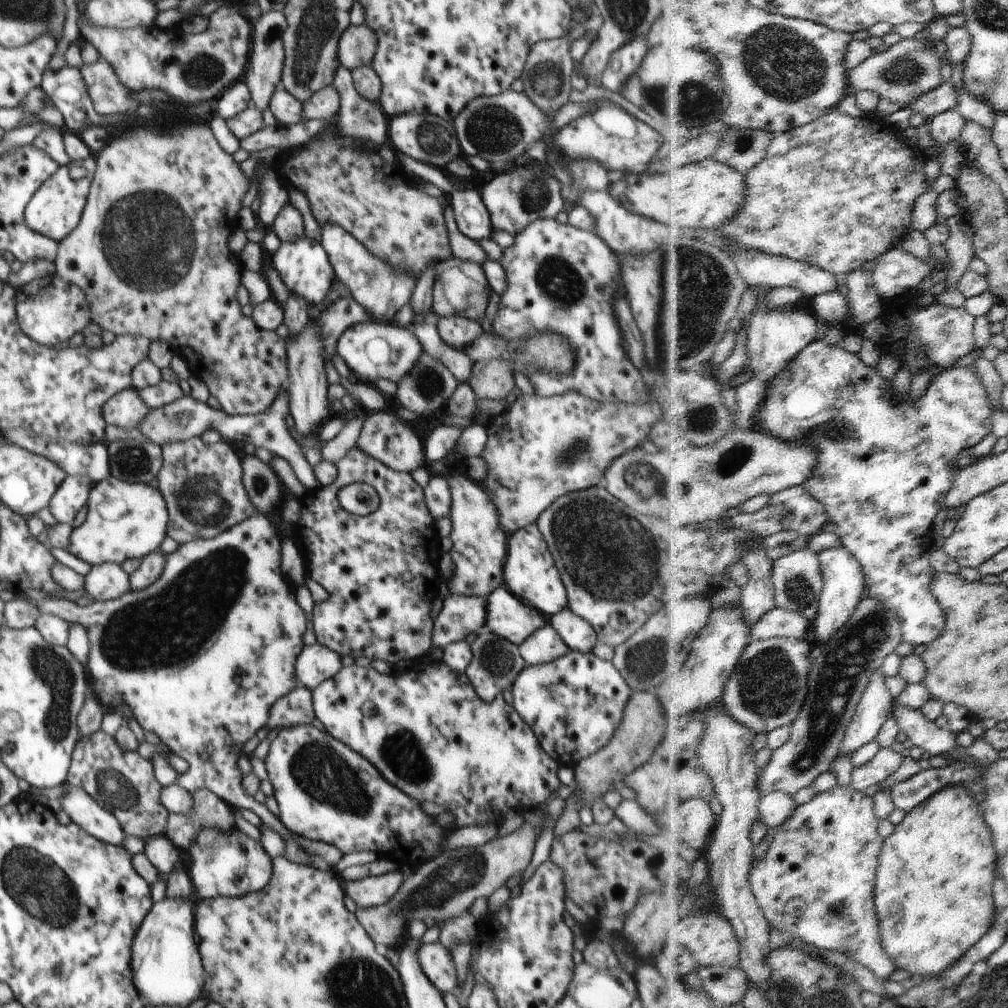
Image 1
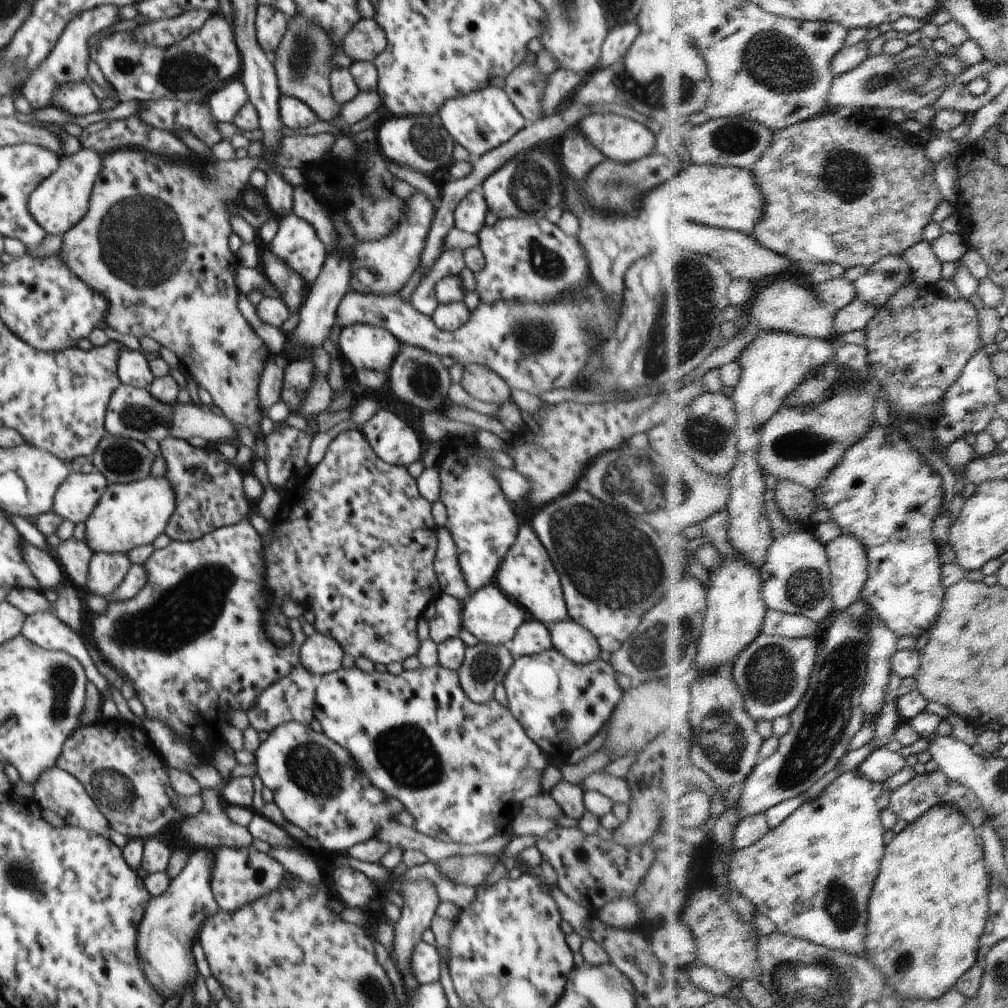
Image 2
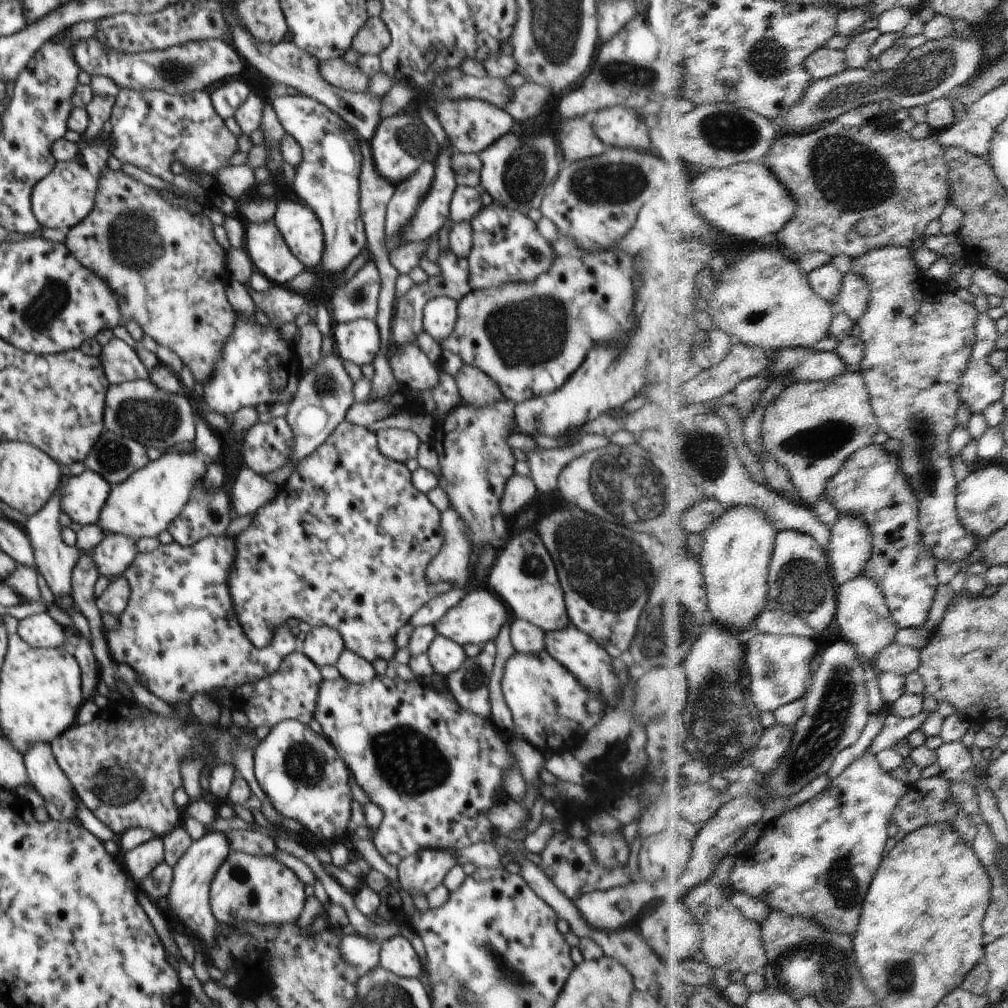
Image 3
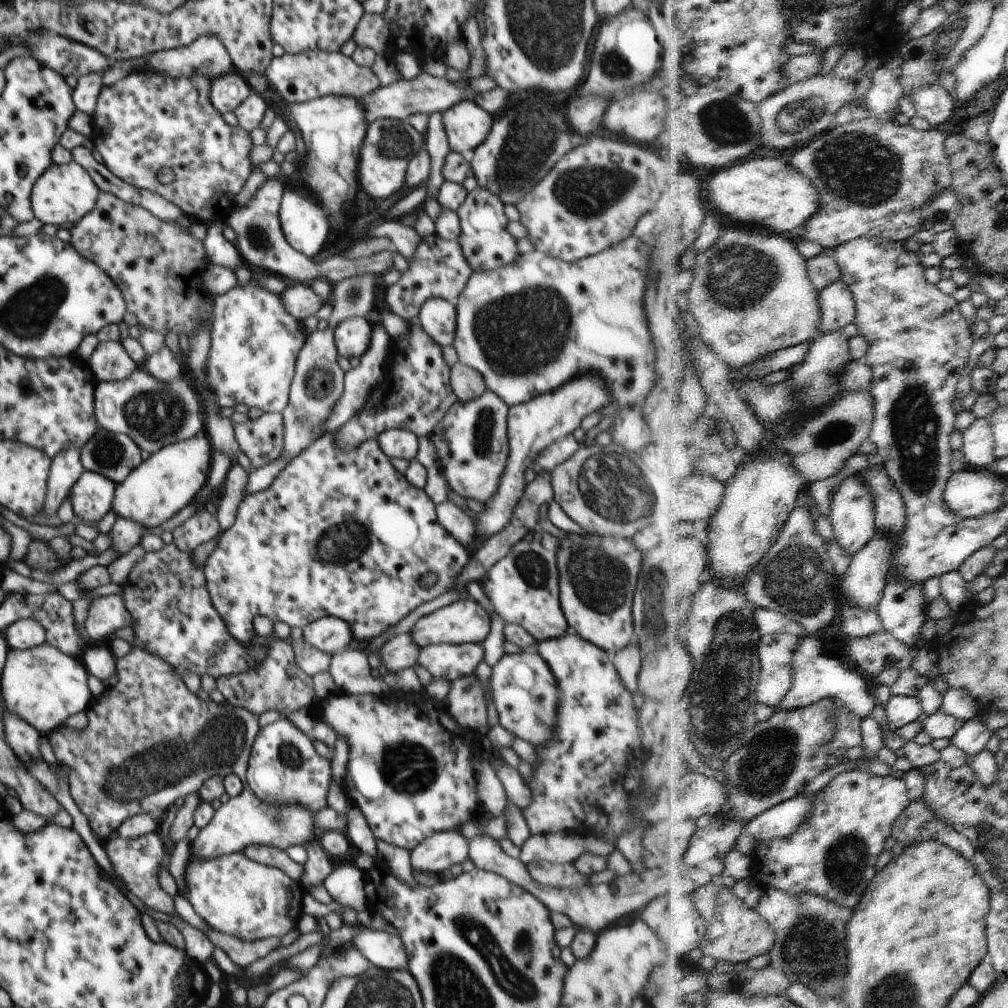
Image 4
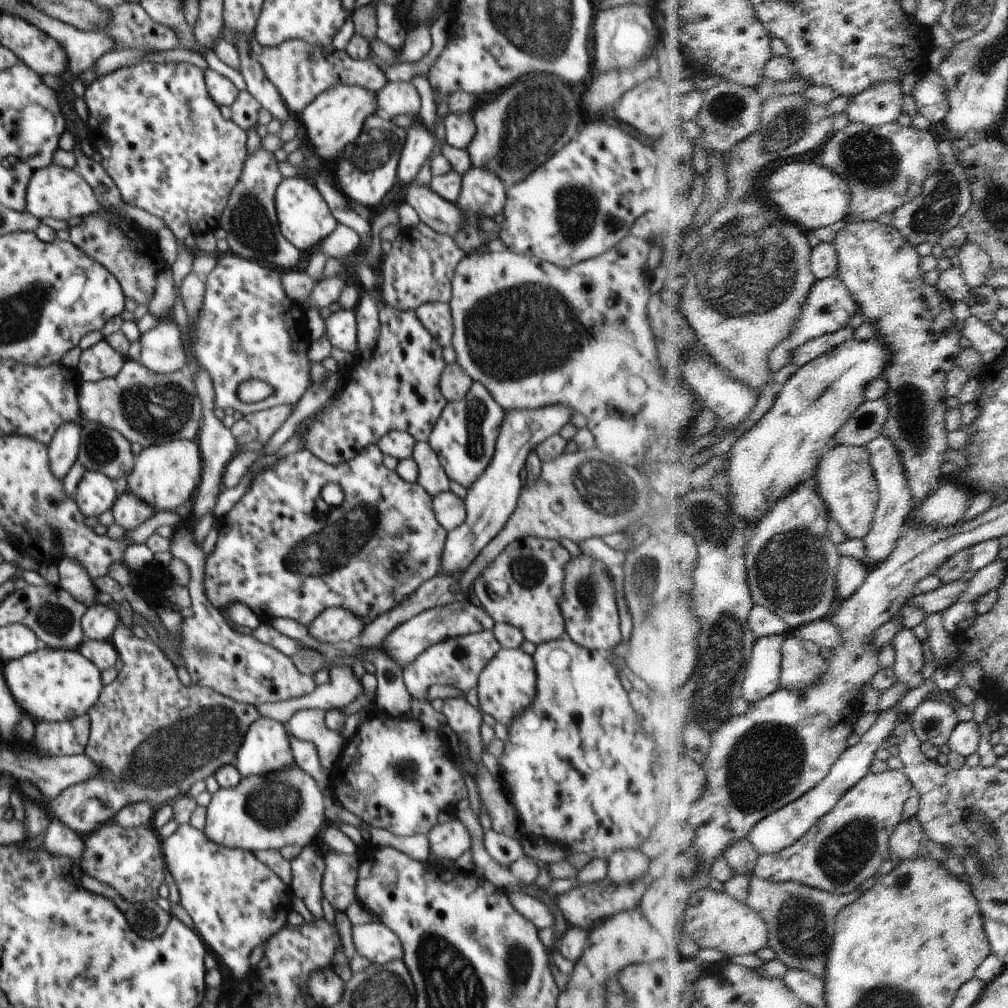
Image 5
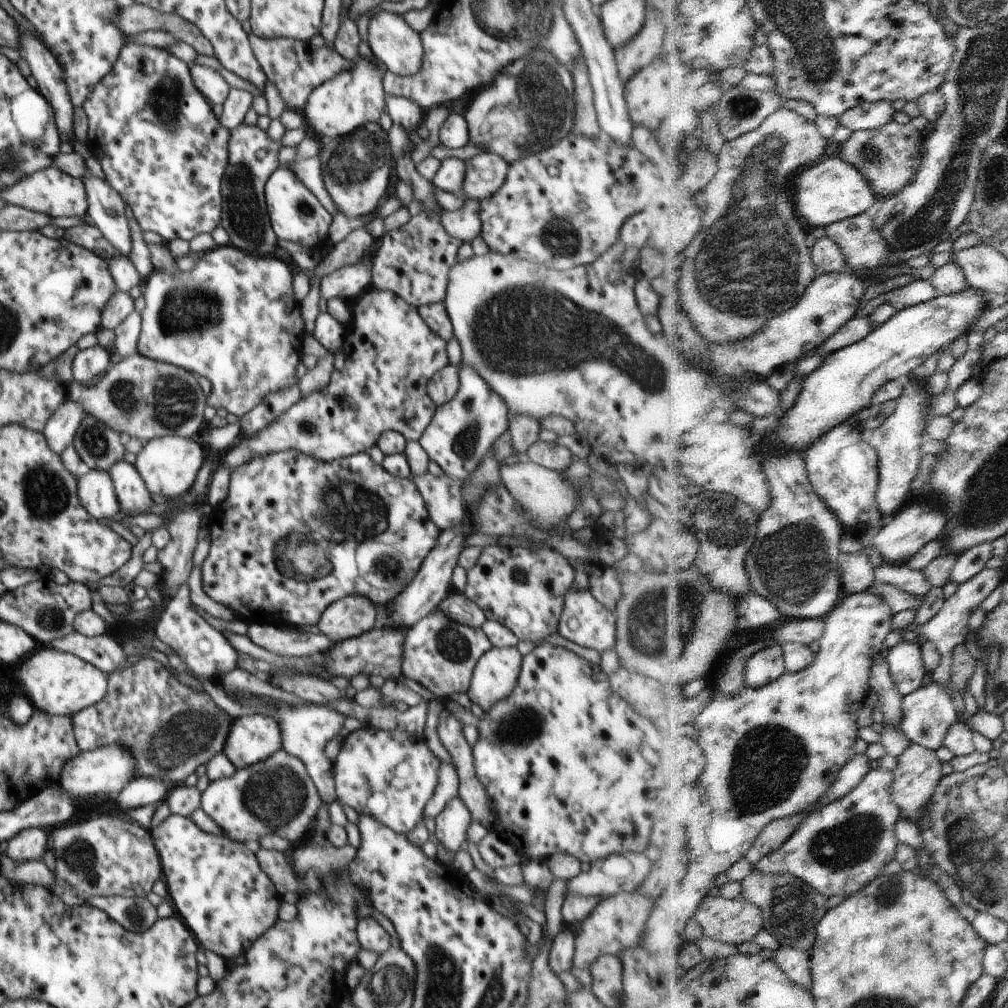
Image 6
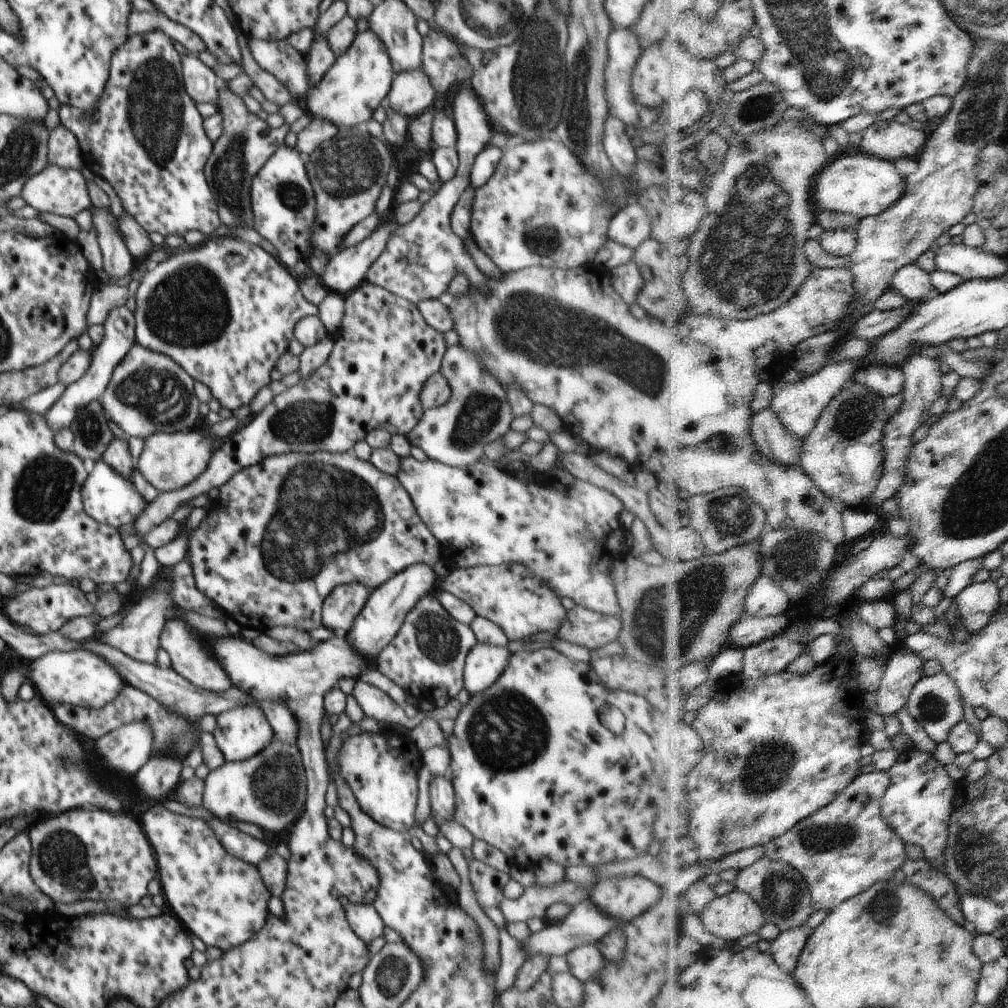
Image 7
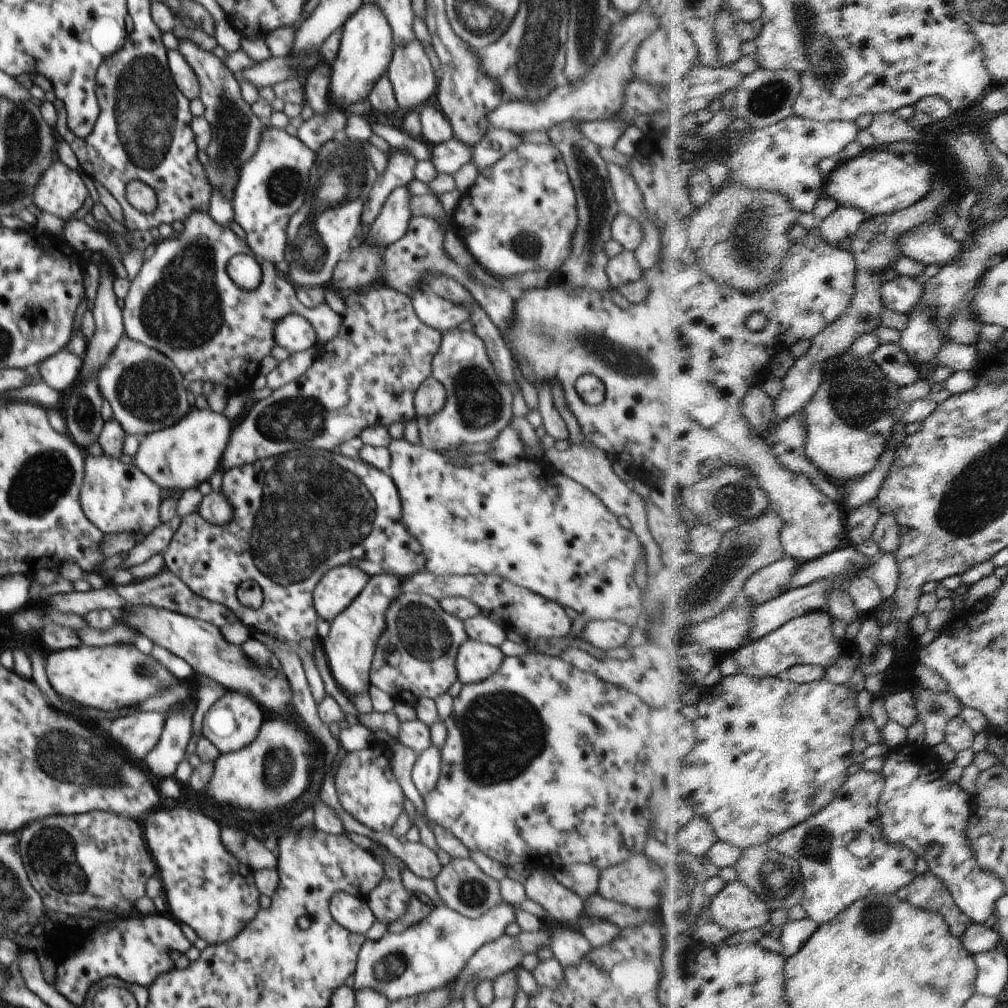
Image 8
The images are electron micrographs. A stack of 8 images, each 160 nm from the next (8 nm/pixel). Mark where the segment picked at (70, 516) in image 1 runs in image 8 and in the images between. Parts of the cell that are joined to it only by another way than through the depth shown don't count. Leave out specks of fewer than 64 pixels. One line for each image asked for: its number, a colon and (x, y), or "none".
2: (76, 497)
3: (83, 497)
4: (92, 496)
5: (95, 495)
6: (96, 494)
7: (107, 497)
8: (117, 497)

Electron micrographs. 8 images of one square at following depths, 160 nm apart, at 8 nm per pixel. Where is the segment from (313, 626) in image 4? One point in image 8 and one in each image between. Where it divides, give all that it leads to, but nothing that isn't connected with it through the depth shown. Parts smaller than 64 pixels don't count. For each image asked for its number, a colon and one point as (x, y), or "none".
5: (335, 624)
6: (352, 615)
7: (340, 608)
8: (340, 586)

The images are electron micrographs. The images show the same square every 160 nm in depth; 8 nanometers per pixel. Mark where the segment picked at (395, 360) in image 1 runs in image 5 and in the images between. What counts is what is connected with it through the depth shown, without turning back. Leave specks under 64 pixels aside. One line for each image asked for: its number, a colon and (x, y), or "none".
2: (367, 347)
3: (358, 341)
4: (353, 336)
5: (341, 330)

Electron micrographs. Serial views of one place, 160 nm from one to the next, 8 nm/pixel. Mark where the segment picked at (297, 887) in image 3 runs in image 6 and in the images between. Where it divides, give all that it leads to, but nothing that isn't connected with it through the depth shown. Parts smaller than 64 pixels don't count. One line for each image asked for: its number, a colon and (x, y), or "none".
4: (237, 896)
5: (236, 903)
6: (222, 896)

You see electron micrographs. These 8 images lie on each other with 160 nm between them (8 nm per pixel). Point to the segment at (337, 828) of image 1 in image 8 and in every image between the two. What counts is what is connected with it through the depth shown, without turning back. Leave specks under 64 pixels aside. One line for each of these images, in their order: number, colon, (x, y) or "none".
2: (317, 785)
3: (301, 773)
4: (284, 768)
5: (265, 748)
6: (253, 738)
7: (240, 733)
8: (234, 720)

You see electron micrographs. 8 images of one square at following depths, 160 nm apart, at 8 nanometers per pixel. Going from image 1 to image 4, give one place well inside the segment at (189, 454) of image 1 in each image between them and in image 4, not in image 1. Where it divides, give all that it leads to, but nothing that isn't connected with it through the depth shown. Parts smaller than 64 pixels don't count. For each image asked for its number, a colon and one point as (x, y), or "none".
2: (209, 494)
3: (207, 513)
4: (202, 527)

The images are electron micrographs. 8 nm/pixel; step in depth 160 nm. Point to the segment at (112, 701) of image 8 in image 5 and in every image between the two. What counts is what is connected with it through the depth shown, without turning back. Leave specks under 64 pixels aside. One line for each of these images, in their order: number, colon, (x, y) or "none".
5: (54, 685)
6: (58, 683)
7: (81, 678)

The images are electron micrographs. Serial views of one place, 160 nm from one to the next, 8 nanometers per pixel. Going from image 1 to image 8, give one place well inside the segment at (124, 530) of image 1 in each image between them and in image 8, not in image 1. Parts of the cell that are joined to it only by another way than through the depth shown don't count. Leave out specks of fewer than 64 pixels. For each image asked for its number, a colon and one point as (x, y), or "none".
2: (128, 515)
3: (143, 505)
4: (157, 490)
5: (165, 475)
6: (169, 465)
7: (170, 461)
8: (180, 457)

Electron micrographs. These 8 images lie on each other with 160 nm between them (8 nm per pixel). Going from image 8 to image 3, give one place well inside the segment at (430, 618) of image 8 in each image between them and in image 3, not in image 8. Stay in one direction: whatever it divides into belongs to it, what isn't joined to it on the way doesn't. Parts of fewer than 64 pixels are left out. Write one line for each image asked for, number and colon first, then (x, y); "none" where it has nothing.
3: (446, 656)
4: (446, 661)
5: (457, 662)
6: (439, 654)
7: (426, 658)

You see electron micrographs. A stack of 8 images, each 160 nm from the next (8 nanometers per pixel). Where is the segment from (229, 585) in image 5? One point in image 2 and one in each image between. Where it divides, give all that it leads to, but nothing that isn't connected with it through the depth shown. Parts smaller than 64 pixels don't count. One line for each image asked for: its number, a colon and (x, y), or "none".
2: (360, 553)
3: (336, 552)
4: (287, 557)

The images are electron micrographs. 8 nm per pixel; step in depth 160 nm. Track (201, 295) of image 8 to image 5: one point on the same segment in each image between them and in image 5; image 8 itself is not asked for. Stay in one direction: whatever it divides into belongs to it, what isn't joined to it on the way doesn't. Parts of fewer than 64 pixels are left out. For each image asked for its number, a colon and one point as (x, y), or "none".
5: (248, 328)
6: (233, 319)
7: (225, 311)

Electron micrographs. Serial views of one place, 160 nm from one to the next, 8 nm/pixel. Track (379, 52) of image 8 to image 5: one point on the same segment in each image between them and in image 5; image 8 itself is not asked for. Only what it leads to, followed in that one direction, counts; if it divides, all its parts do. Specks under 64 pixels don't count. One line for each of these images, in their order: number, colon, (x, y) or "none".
5: (335, 118)
6: (353, 98)
7: (359, 81)

